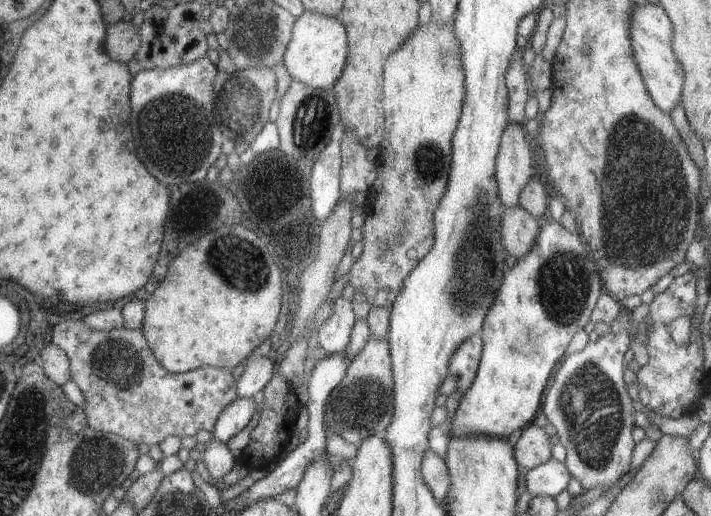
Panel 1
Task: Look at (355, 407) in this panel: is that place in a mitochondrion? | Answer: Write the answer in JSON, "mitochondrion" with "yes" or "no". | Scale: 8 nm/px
{"mitochondrion":"yes"}

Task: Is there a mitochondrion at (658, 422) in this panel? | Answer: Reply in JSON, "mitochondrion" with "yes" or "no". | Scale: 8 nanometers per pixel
{"mitochondrion":"no"}

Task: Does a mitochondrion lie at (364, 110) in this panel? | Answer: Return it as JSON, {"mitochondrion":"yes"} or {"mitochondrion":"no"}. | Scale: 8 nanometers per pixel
{"mitochondrion":"no"}

